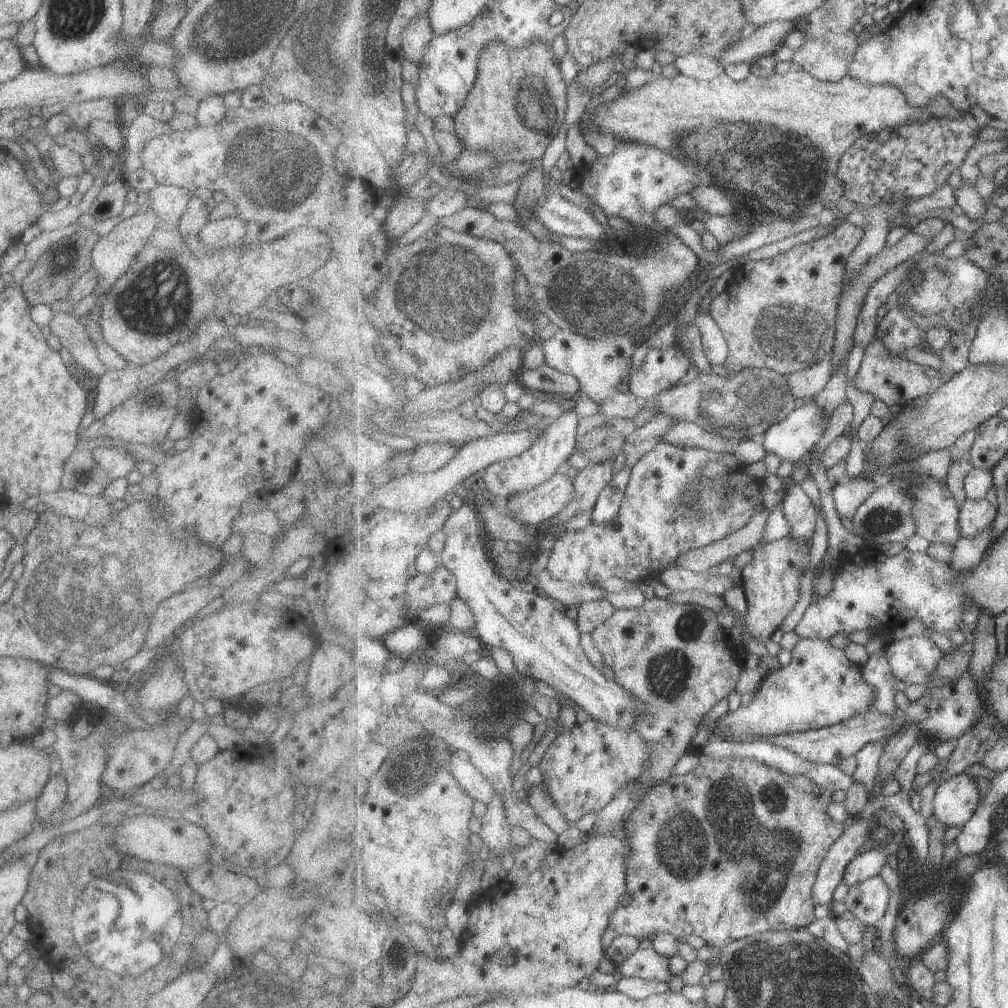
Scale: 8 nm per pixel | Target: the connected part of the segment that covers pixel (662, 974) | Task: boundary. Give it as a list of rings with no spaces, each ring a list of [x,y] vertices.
[[[654,948],[641,949],[622,965],[617,965],[617,970],[623,977],[639,977],[665,983],[668,976],[671,976],[670,958],[659,954]]]

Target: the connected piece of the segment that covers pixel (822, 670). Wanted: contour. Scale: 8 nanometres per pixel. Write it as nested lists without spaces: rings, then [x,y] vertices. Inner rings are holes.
[[[801,639],[793,650],[791,664],[769,675],[748,706],[740,706],[714,723],[706,745],[714,739],[744,743],[741,741],[749,737],[766,739],[804,733],[865,714],[874,706],[878,690],[864,679],[863,670],[830,640]]]

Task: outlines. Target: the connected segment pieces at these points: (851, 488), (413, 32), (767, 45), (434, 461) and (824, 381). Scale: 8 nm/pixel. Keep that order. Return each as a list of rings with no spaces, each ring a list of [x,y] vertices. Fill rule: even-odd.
[[[854,479],[842,482],[833,492],[840,518],[854,520],[858,510],[876,492],[881,479]]]
[[[428,14],[419,17],[406,31],[403,36],[401,48],[403,58],[420,64],[426,56],[431,41],[435,38],[435,29],[431,24]]]
[[[800,20],[777,21],[760,27],[753,34],[744,34],[741,42],[728,48],[726,55],[719,60],[724,67],[734,64],[753,64],[761,57],[776,54],[790,33],[798,30]]]
[[[427,443],[420,447],[414,458],[416,472],[438,472],[452,462],[461,450],[455,445],[443,443]]]
[[[833,352],[822,362],[810,369],[797,371],[788,375],[790,390],[795,399],[812,399],[818,396],[832,378]]]

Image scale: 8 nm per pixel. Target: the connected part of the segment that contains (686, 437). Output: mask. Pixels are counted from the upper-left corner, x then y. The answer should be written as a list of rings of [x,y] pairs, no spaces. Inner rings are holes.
[[[692,422],[677,423],[662,438],[662,442],[683,448],[707,449],[710,451],[725,453],[735,452],[736,448],[743,442],[738,440],[728,440],[716,435],[716,430],[706,431],[698,424]],[[738,444],[738,446],[736,446]]]

